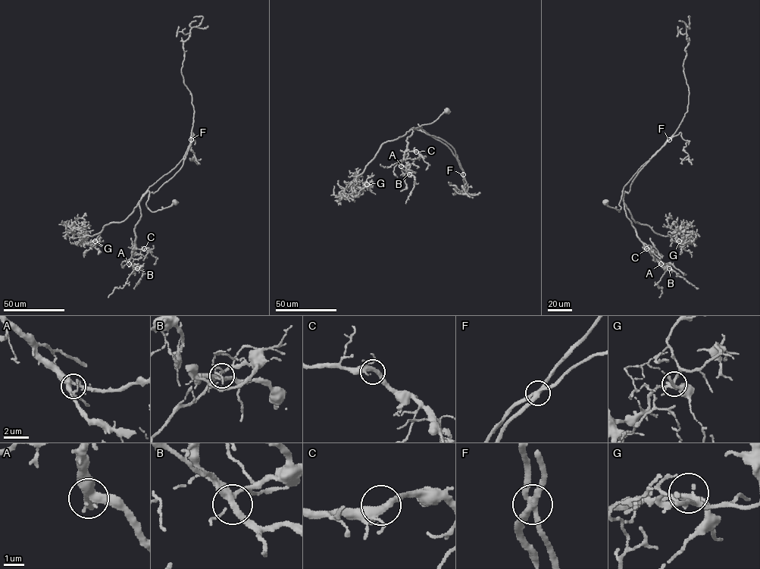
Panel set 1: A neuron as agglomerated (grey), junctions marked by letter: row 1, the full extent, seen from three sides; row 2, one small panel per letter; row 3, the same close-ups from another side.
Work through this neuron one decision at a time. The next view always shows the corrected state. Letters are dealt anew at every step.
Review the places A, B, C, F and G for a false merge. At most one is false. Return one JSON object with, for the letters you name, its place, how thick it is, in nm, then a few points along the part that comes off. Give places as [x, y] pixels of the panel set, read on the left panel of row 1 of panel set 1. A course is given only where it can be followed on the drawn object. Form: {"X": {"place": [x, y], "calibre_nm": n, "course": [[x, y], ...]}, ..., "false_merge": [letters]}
{"F": {"place": [191, 139], "calibre_nm": 300, "course": [[191, 139], [179, 170], [157, 190], [142, 195], [129, 261], [134, 270], [107, 297]]}, "false_merge": ["F"]}

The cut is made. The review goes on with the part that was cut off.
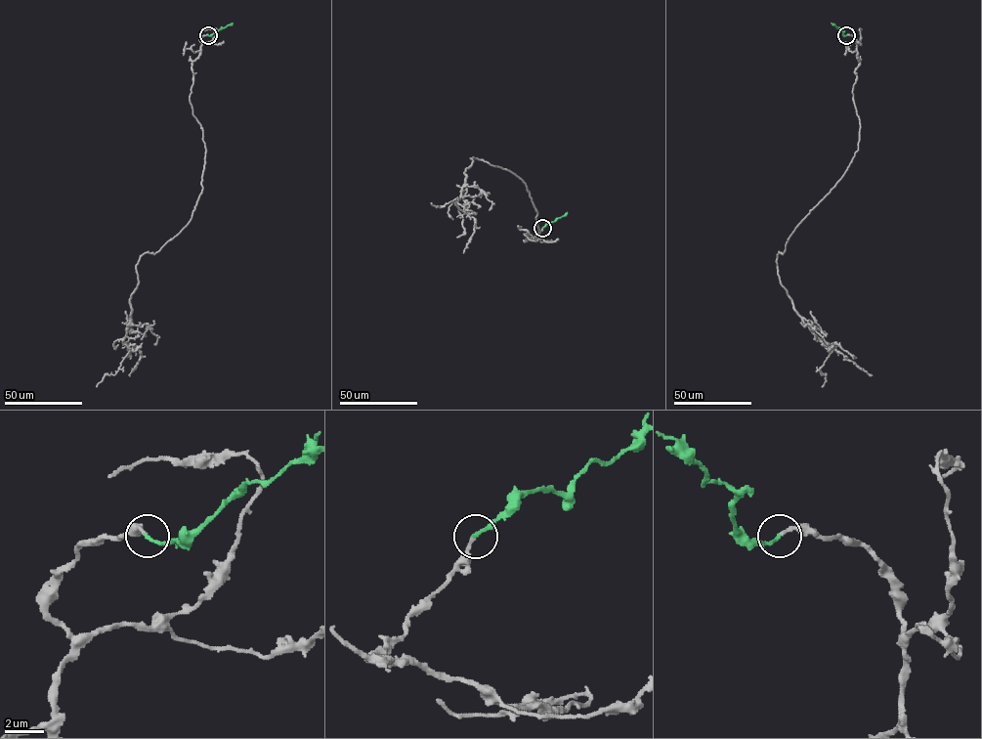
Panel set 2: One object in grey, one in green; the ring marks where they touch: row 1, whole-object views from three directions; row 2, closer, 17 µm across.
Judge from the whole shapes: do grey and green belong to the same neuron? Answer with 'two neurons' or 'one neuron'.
one neuron

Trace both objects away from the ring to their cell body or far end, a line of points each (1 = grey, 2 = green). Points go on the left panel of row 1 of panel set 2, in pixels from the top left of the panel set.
1: (208, 35), (190, 96), (205, 150), (201, 194), (183, 228), (140, 257), (130, 352), (96, 386)
2: (208, 35), (232, 22)

